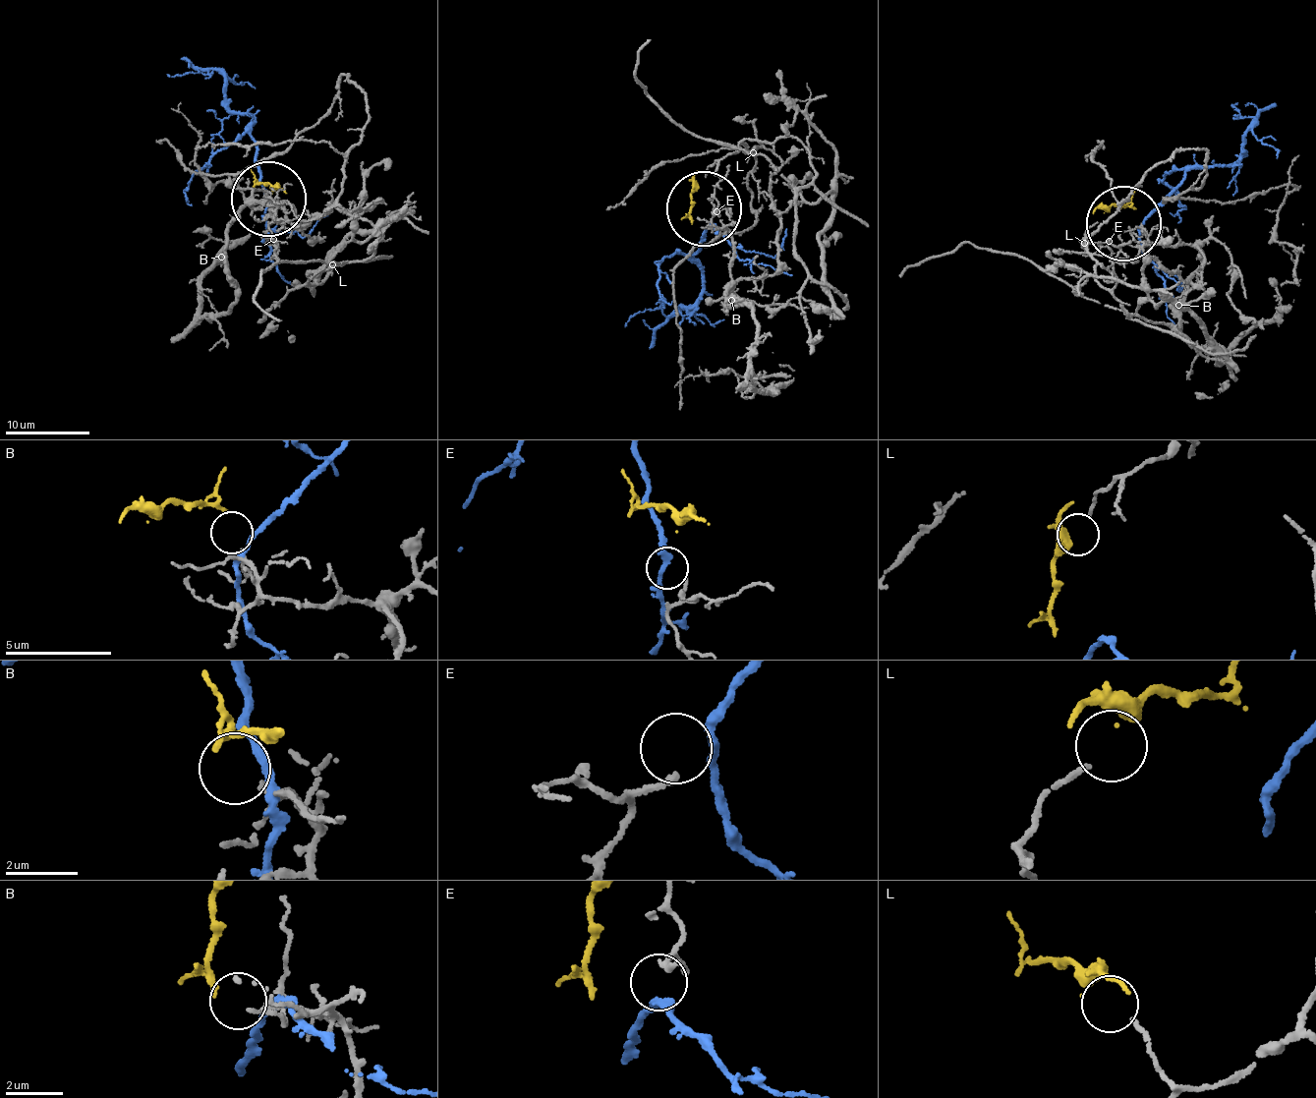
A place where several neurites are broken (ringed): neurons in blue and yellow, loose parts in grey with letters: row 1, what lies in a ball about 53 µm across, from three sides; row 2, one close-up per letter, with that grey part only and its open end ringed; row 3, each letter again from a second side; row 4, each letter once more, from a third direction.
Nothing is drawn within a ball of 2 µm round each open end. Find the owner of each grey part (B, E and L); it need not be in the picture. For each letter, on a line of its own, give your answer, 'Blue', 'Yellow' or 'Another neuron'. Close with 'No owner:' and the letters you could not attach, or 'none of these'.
B: Yellow
E: Blue
L: Another neuron
No owner: L

